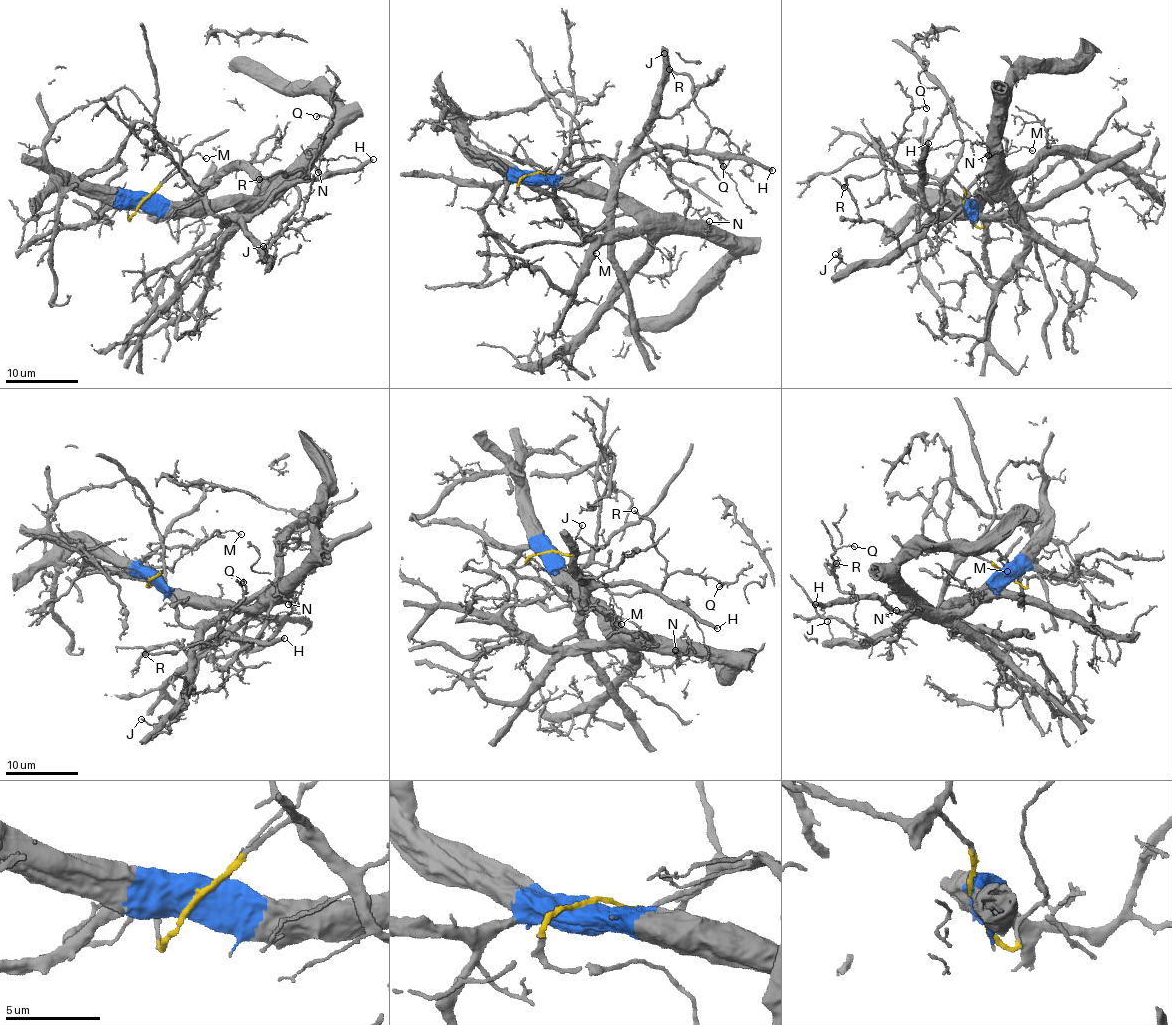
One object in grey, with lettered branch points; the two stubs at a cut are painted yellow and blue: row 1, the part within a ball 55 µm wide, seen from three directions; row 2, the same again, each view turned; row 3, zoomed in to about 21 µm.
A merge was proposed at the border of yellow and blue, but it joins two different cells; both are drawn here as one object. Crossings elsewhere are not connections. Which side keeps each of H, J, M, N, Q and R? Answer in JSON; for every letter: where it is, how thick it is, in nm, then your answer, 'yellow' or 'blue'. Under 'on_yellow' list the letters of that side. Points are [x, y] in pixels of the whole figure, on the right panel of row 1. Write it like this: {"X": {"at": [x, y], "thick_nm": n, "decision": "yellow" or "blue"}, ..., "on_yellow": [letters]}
{"H": {"at": [928, 143], "thick_nm": 320, "decision": "yellow"}, "J": {"at": [835, 254], "thick_nm": 140, "decision": "yellow"}, "M": {"at": [1032, 150], "thick_nm": 100, "decision": "yellow"}, "N": {"at": [988, 155], "thick_nm": 170, "decision": "blue"}, "Q": {"at": [926, 108], "thick_nm": 130, "decision": "yellow"}, "R": {"at": [844, 187], "thick_nm": 200, "decision": "yellow"}, "on_yellow": ["H", "J", "M", "Q", "R"]}

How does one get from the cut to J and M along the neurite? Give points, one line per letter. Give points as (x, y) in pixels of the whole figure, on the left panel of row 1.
J: (141, 203), (179, 172), (209, 209), (237, 222), (270, 257), (263, 245)
M: (141, 203), (130, 219), (128, 206), (148, 199), (158, 183), (189, 156), (197, 152), (206, 158)

